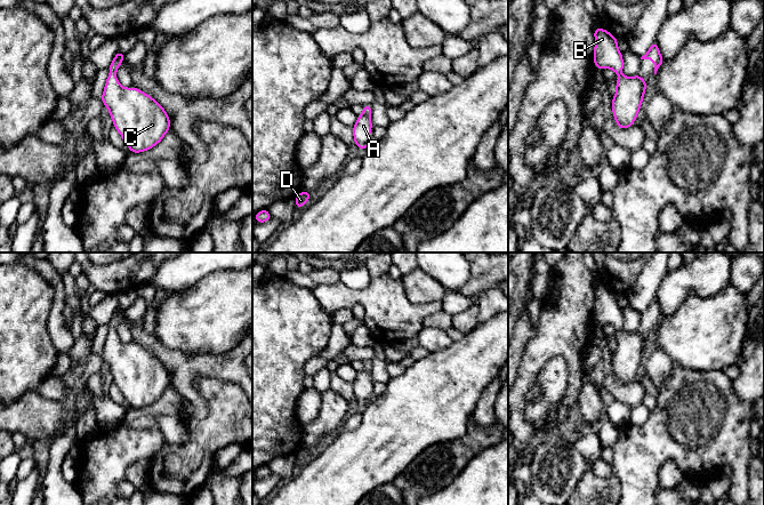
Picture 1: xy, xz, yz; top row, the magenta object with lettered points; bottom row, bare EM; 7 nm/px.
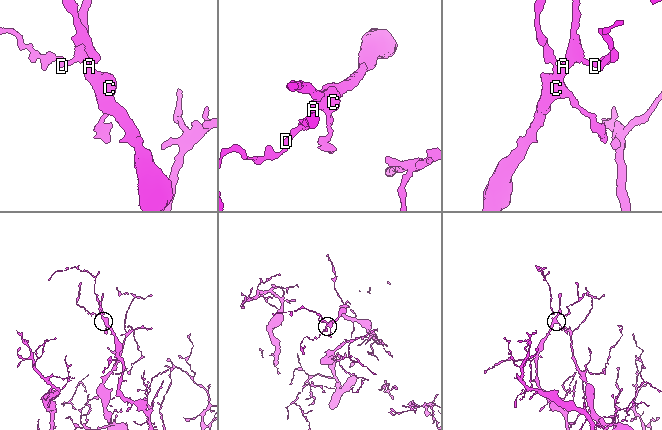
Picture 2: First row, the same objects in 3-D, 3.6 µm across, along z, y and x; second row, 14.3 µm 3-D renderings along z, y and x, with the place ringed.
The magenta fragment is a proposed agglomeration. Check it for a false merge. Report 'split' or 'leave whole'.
leave whole

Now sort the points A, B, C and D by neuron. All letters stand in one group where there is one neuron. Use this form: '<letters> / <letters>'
A B C D

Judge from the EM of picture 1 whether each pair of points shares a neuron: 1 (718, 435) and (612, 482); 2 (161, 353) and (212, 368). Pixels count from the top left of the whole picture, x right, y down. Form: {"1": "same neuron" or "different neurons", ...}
{"1": "different neurons", "2": "same neuron"}

